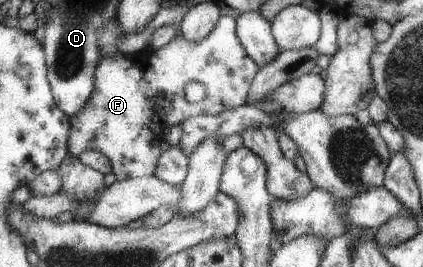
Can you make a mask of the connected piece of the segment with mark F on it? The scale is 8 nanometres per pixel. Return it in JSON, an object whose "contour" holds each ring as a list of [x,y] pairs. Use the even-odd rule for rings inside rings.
{"contour":[[[223,16],[215,30],[203,41],[189,41],[179,34],[170,44],[157,51],[145,48],[132,56],[118,53],[116,56],[103,57],[97,68],[94,94],[80,115],[72,119],[70,155],[80,157],[87,150],[103,152],[111,158],[114,165],[112,172],[118,181],[156,175],[161,157],[157,140],[161,140],[161,136],[165,138],[163,132],[169,130],[169,124],[161,118],[171,112],[167,120],[171,120],[171,125],[181,125],[186,119],[200,113],[219,115],[241,107],[246,104],[251,86],[260,70],[243,47],[238,36],[238,20],[233,16]],[[190,85],[202,89],[204,95],[201,102],[187,98],[187,86]]]}

